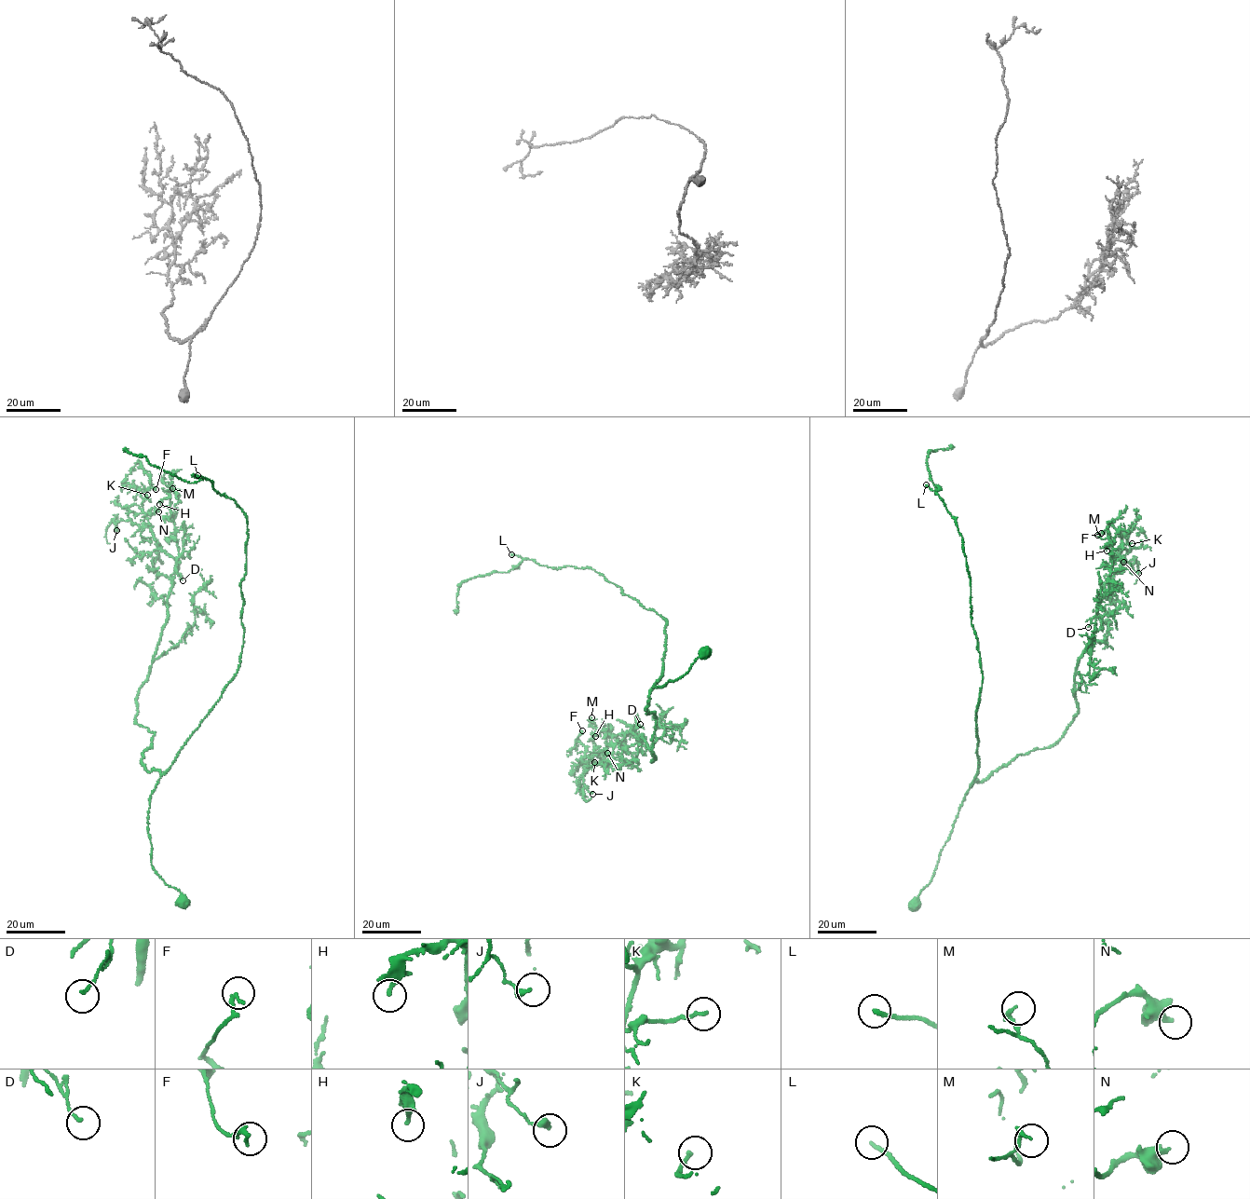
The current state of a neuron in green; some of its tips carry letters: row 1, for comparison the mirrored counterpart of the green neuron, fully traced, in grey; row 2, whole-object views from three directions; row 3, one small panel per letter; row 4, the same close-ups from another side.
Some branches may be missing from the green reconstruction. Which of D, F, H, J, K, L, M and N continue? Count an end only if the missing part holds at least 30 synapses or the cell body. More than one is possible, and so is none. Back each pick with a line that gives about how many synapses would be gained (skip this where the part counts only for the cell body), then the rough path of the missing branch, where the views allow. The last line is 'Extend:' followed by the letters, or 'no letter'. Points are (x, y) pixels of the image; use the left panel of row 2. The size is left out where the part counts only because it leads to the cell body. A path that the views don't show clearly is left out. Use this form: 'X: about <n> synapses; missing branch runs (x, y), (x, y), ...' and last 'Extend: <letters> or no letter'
L: about 40 synapses; missing branch runs (197, 475), (193, 471), (172, 469), (146, 470), (133, 498), (133, 518)
Extend: L

